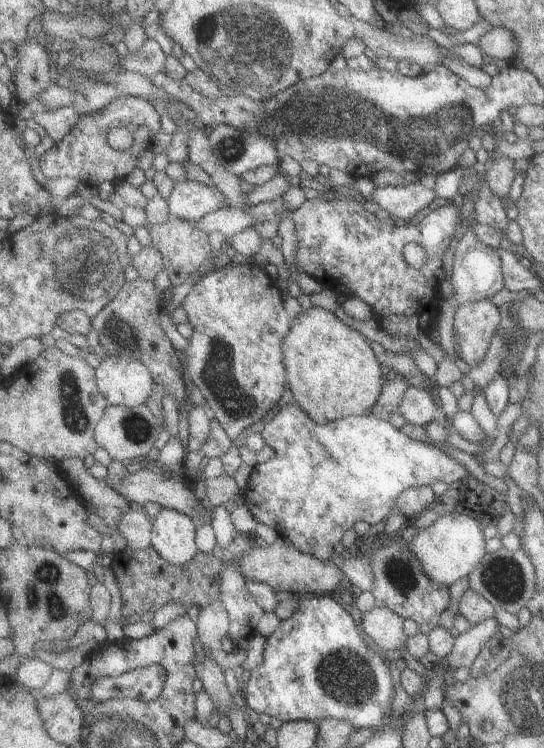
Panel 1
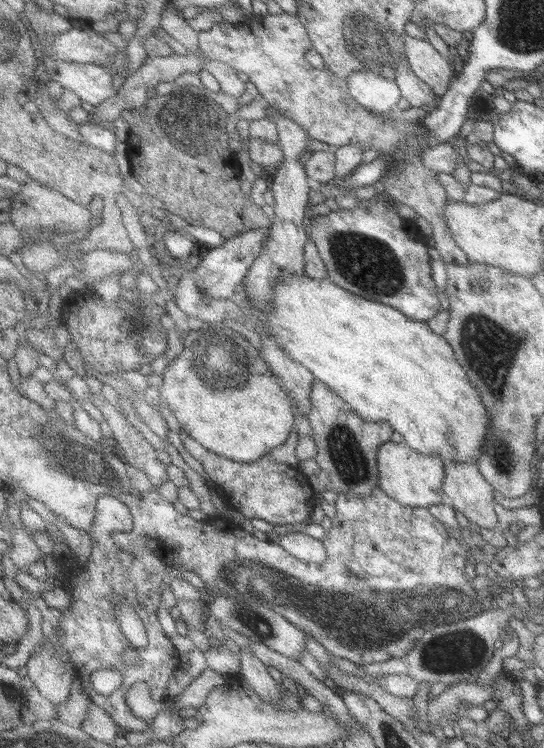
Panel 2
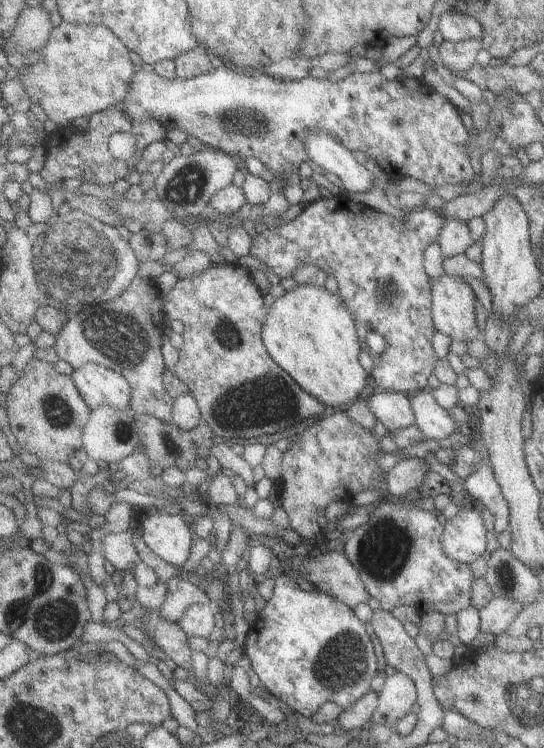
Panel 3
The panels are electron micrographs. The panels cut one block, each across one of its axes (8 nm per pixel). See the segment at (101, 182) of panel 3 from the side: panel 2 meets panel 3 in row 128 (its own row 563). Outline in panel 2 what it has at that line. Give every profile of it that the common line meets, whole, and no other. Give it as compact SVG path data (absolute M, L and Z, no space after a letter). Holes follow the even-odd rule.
M115 498L99 500L97 520L93 524L93 538L91 538L93 552L89 558L89 566L71 570L69 592L73 596L73 604L71 604L71 608L61 612L63 614L63 618L59 620L61 636L59 636L57 646L75 664L77 674L83 680L83 686L85 686L89 698L95 702L95 706L99 706L103 712L107 712L115 720L115 724L125 728L127 732L149 732L153 722L149 724L149 722L143 722L141 718L137 718L131 712L125 694L129 694L135 684L145 682L151 690L151 698L155 702L165 702L169 698L171 678L181 668L181 658L179 658L179 652L175 650L175 646L171 644L171 640L167 638L167 634L163 632L163 626L159 624L159 610L163 606L161 594L163 594L165 586L169 584L167 564L159 556L155 556L153 550L145 550L141 556L135 556L133 552L121 548L113 538L115 532L131 532L133 528L135 528L135 516L127 504L121 504L121 500L115 500ZM123 598L127 598L135 606L137 614L141 616L143 624L147 626L147 632L149 632L149 646L137 650L137 654L141 658L139 666L125 666L125 660L123 660L123 654L135 650L129 644L129 640L125 638L125 634L117 622L117 616L115 616L117 602ZM97 670L119 670L125 676L123 686L109 698L95 692L91 686L91 676Z

